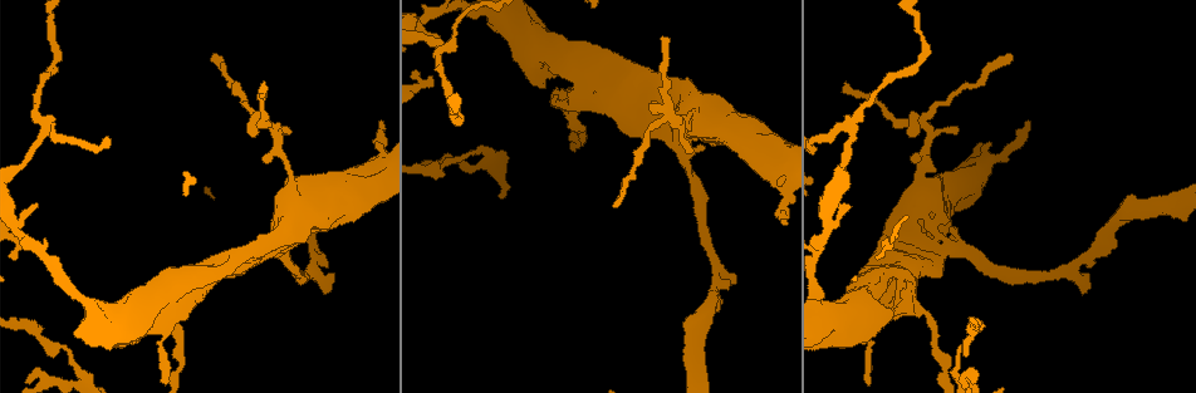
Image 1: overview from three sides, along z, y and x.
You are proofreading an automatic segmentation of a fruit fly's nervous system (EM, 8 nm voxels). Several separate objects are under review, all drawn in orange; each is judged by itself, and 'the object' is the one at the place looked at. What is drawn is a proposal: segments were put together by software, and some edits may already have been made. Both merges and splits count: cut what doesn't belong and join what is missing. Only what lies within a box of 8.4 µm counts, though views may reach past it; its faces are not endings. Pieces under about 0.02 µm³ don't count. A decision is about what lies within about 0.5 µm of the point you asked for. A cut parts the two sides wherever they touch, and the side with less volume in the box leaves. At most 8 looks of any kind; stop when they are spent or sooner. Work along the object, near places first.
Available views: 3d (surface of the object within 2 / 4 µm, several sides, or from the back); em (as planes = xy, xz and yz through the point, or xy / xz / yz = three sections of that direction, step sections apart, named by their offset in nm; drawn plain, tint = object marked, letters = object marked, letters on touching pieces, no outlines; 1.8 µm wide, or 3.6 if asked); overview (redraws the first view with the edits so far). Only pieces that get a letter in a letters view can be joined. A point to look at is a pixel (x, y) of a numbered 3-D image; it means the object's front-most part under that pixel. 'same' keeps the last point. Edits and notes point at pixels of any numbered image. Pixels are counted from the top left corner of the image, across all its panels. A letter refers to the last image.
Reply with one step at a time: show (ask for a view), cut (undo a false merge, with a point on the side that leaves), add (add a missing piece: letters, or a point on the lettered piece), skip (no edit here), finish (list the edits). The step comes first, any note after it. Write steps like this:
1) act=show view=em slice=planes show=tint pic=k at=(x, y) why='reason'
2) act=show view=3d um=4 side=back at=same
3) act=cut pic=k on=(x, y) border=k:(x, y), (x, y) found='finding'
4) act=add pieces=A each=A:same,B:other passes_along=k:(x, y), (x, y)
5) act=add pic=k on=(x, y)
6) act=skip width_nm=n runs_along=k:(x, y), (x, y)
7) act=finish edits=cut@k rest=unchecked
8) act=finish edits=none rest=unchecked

act=show view=em slice=planes show=letters pic=1 at=(932, 129)

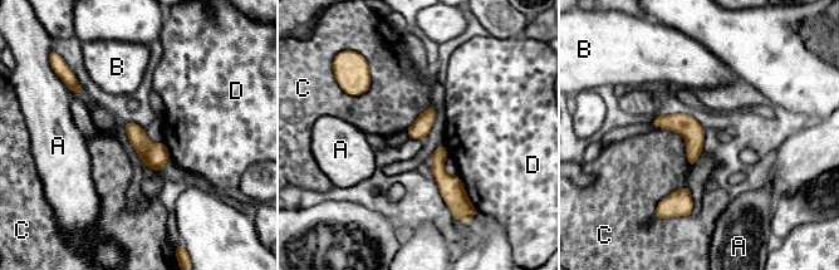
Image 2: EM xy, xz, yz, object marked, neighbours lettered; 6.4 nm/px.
act=skip each=A:other,B:other,C:other,D:other border=2:(656, 126), (683, 138), (691, 167) found='one neuron here'

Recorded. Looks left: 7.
act=show view=3d um=4 pic=1 at=(292, 225) why='thick turns thin'

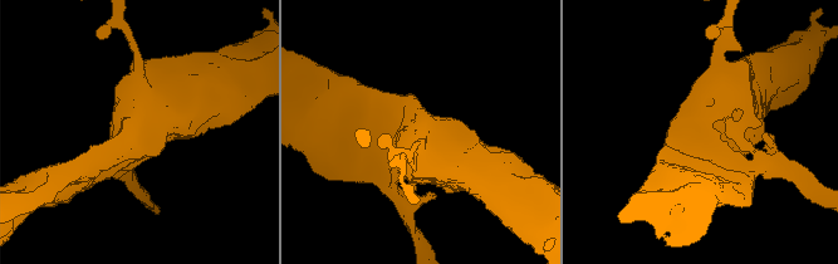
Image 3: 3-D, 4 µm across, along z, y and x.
act=show view=em um=3.6 slice=planes show=letters pic=3 at=(140, 126)

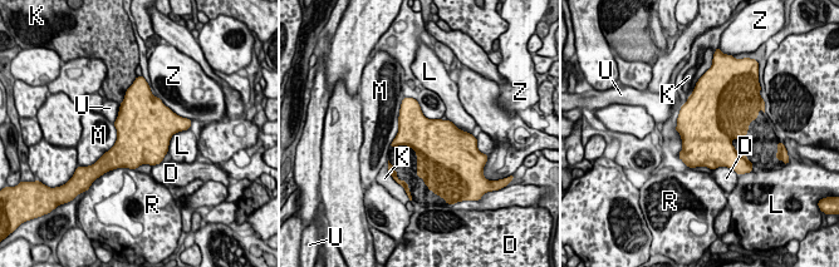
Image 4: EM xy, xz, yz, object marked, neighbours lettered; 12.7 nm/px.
act=skip width_nm=500 each=D:other,K:other,L:other,M:other,R:other,U:other,Z:other border=4:(121, 104), (117, 118), (113, 122) found='continuous, no second neuron'

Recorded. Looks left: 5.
act=show view=3d um=4 pic=1 at=(615, 99) why='sudden change in width'

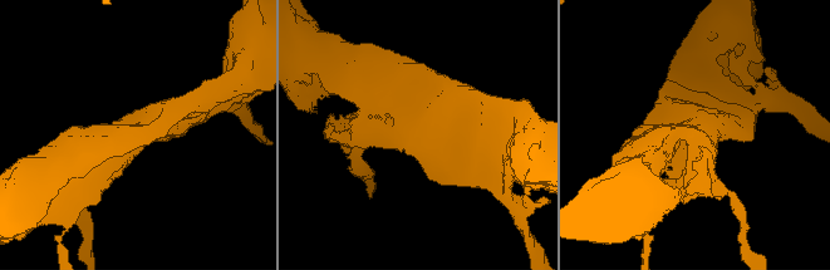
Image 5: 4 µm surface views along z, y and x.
act=show view=em um=3.6 slice=xz step=8 show=letters pic=5 at=(419, 134) why='need the tissue'

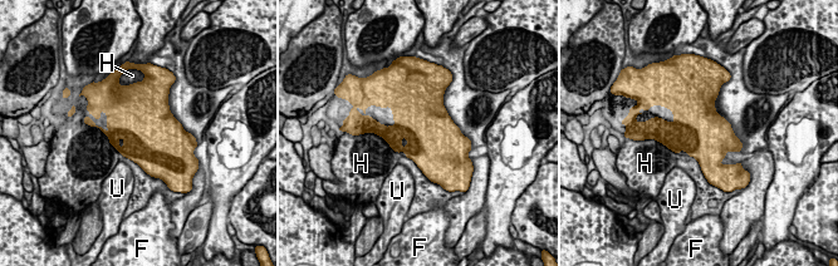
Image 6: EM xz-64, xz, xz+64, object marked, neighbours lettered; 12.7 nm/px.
act=show view=em um=3.6 slice=planes show=letters at=same why='another direction'

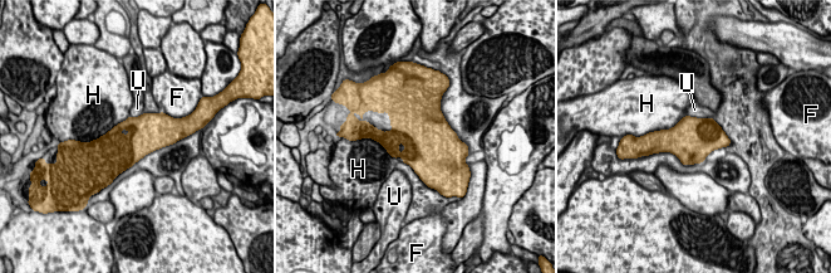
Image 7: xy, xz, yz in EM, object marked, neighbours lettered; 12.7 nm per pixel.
act=skip each=F:other,H:other,U:other border=7:(687, 115), (712, 118) found='all the same neuron'

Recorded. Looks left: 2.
act=finish edits=none rest=unchecked

